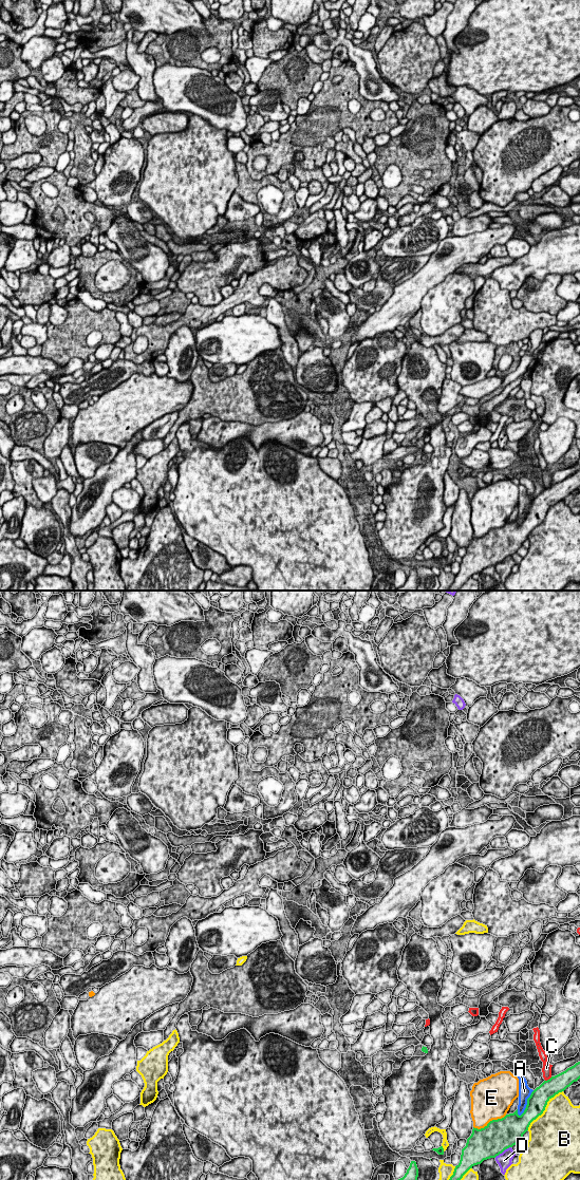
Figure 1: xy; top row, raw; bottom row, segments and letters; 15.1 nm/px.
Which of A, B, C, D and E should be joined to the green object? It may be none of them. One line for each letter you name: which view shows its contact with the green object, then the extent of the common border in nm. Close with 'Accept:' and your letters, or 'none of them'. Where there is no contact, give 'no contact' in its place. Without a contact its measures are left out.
Accept: none of them

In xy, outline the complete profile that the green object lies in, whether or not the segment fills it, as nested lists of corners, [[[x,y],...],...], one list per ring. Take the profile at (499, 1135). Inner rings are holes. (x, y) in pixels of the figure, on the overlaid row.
[[[580,1062],[537,1087],[527,1099],[526,1108],[521,1116],[517,1109],[502,1119],[490,1121],[484,1128],[473,1127],[466,1146],[462,1149],[460,1163],[449,1180],[461,1180],[474,1165],[495,1158],[516,1145],[528,1130],[530,1123],[543,1113],[547,1102],[579,1079]]]

